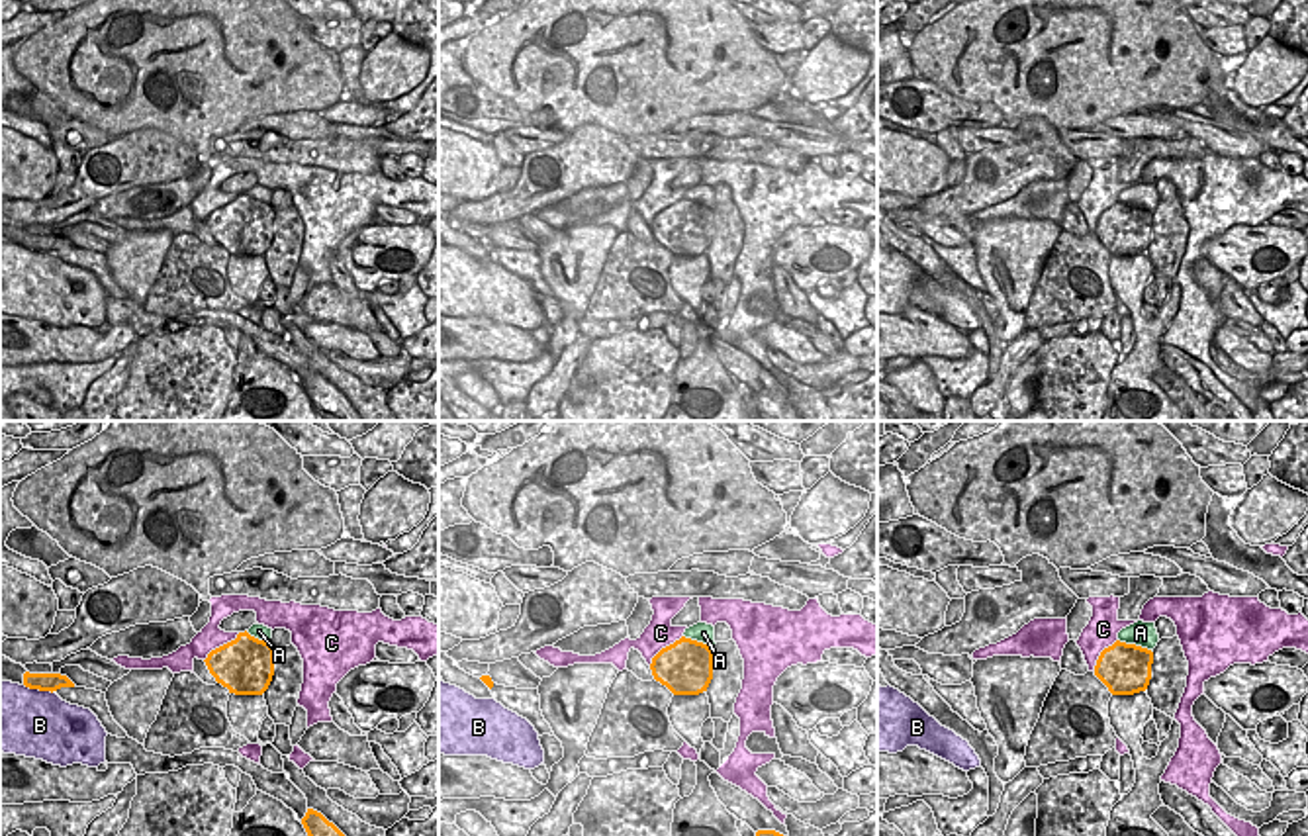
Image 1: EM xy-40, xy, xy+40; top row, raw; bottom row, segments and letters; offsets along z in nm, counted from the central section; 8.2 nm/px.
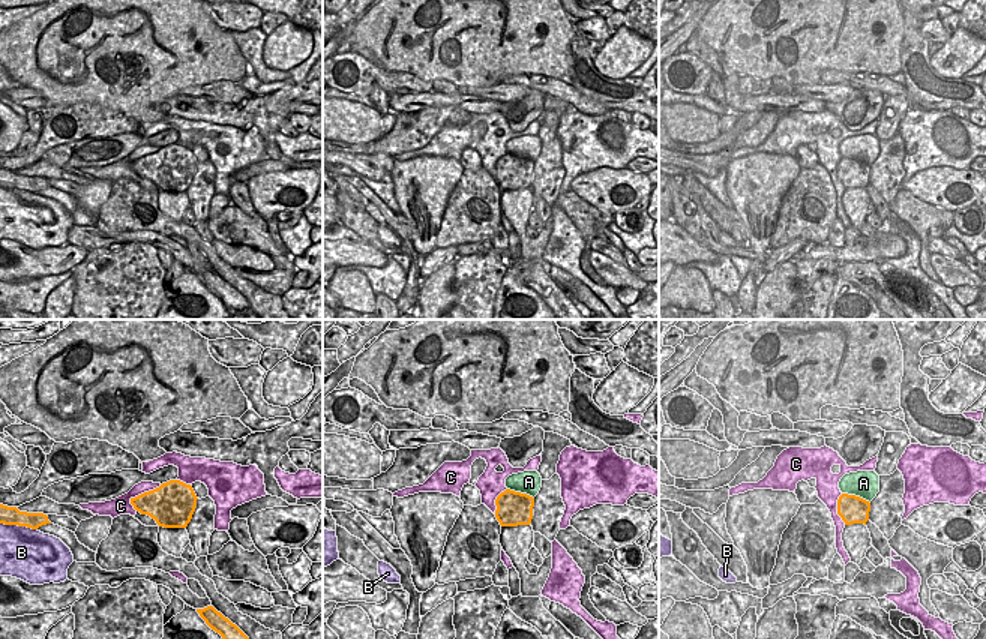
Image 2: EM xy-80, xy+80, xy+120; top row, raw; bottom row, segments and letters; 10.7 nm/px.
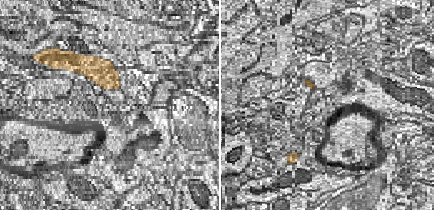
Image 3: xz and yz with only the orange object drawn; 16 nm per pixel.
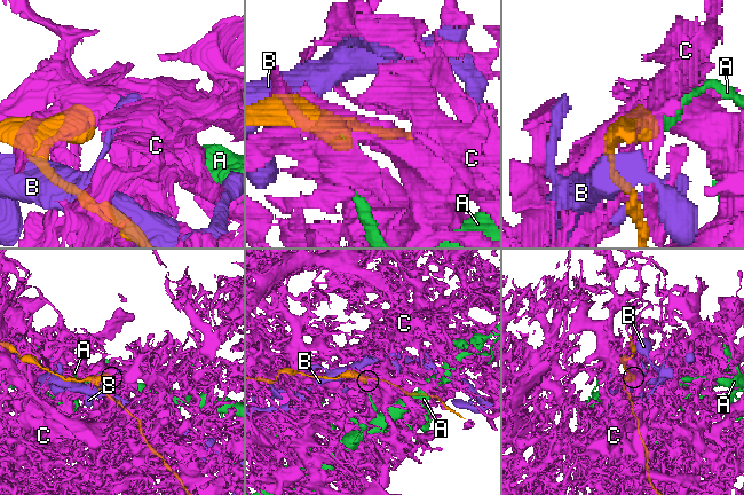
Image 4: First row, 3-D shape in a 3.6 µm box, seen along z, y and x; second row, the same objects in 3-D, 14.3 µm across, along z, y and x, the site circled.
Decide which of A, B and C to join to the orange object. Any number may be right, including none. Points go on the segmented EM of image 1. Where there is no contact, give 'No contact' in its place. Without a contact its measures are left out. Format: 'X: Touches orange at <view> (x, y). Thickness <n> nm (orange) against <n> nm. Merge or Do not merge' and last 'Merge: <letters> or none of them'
A: Touches orange at xy+40 (1134, 645). Thickness 420 nm (orange) against 200 nm. Do not merge
B: Touches orange at xy-40 (38, 688). Thickness 160 nm (orange) against 480 nm. Do not merge
C: Touches orange at xy-40 (220, 647). Thickness 460 nm (orange) against 200 nm. Do not merge
Merge: none of them

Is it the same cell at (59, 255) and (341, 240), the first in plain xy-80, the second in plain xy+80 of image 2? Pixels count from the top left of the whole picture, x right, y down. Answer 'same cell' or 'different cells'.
same cell

